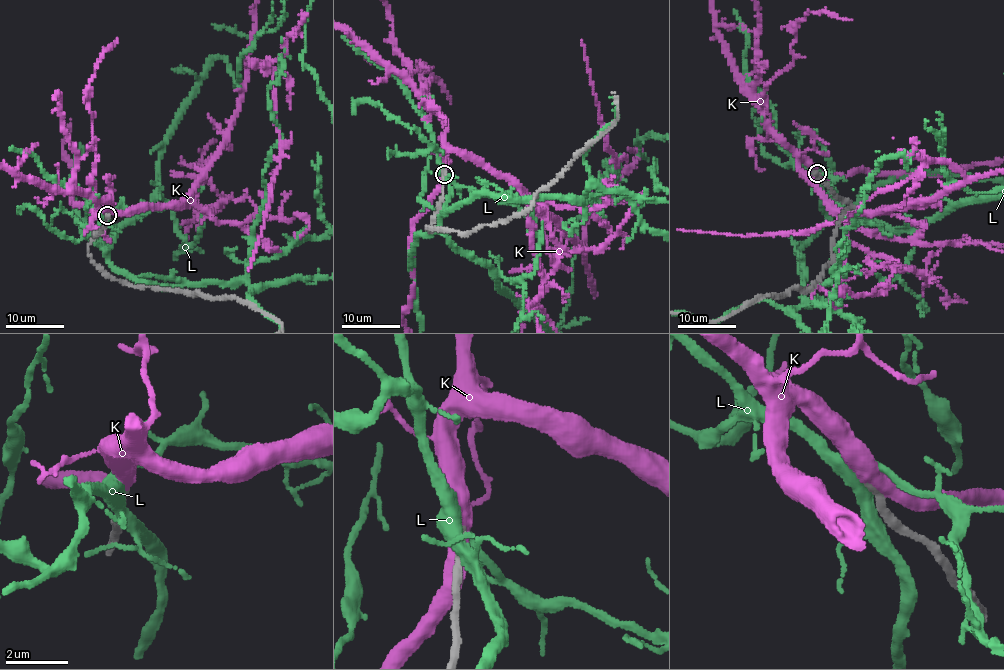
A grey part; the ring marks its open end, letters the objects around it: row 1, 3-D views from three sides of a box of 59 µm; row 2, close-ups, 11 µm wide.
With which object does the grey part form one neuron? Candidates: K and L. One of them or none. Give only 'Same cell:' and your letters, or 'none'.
Same cell: K

